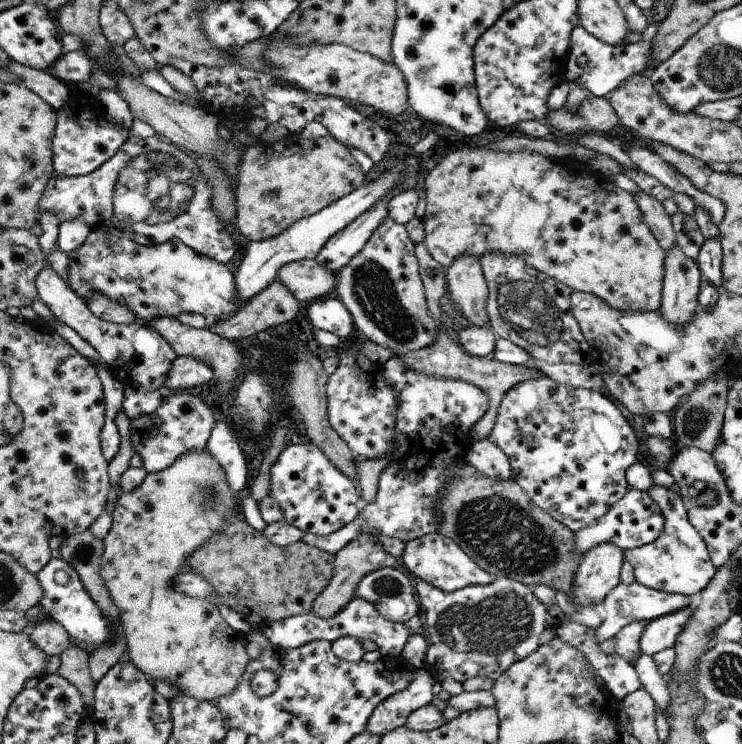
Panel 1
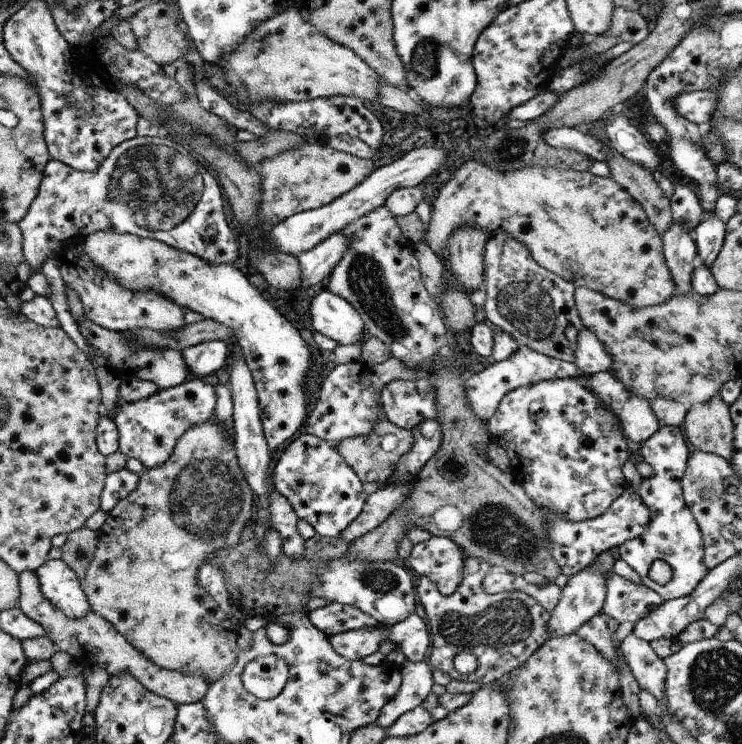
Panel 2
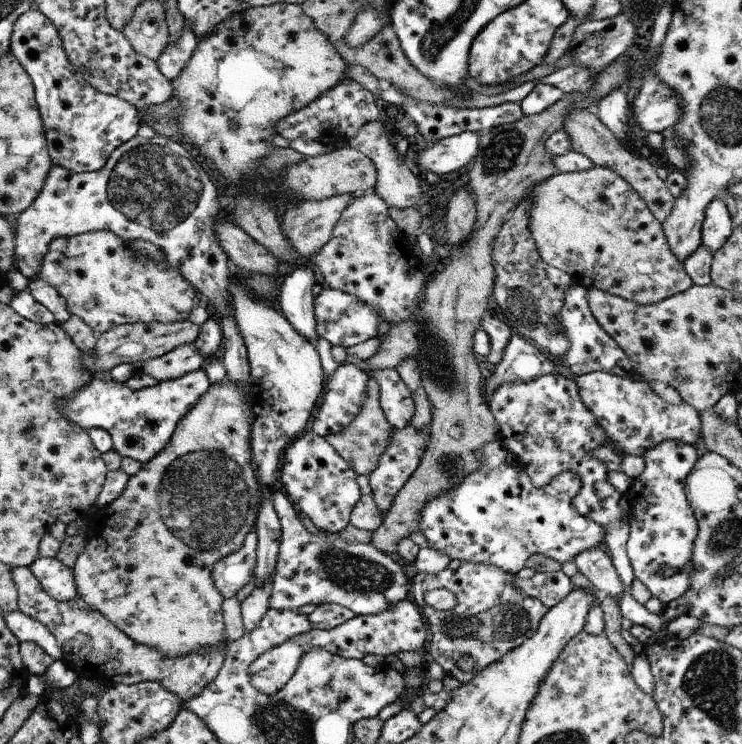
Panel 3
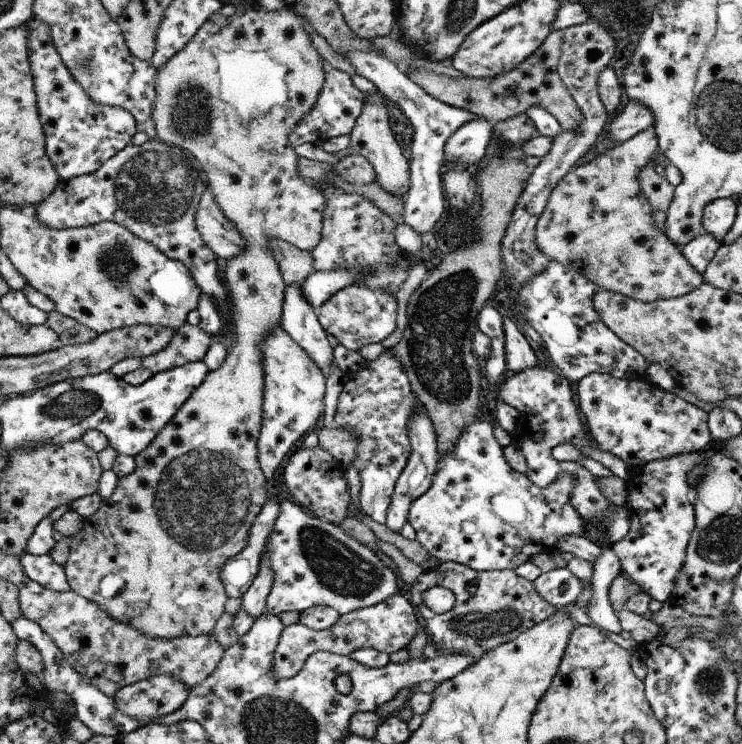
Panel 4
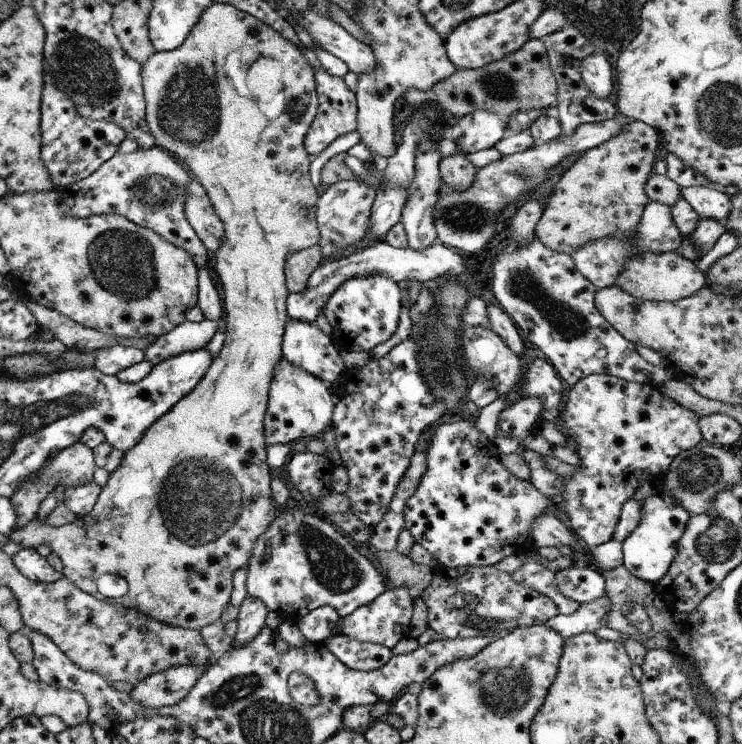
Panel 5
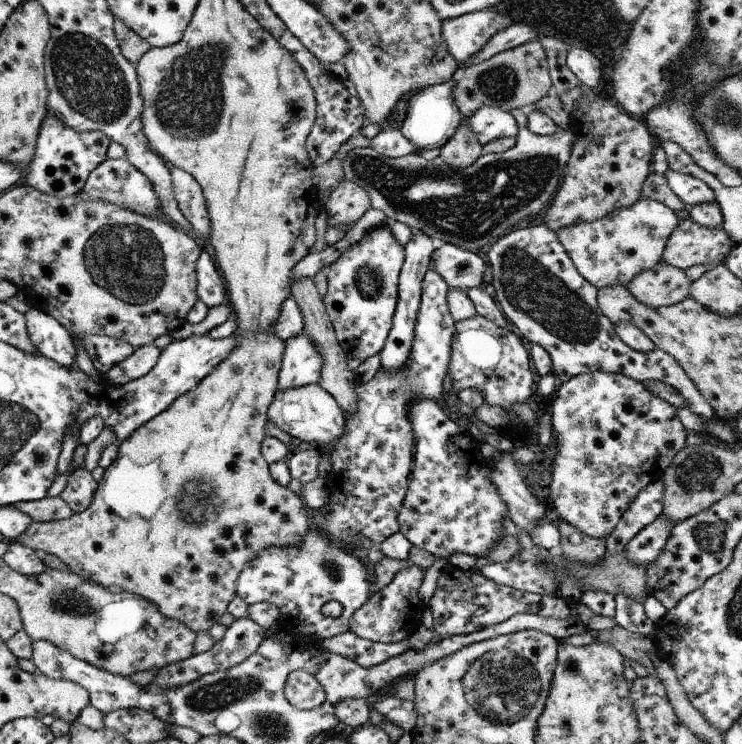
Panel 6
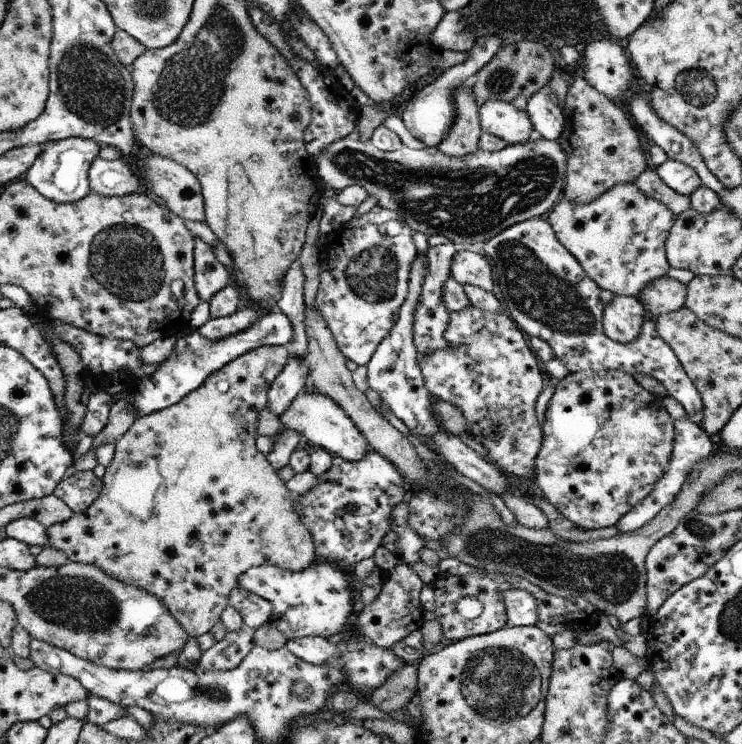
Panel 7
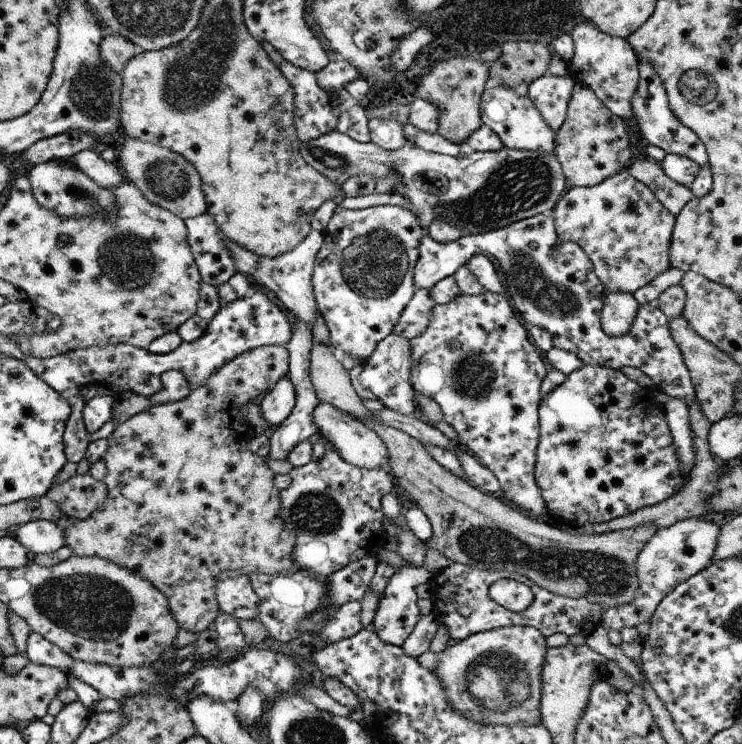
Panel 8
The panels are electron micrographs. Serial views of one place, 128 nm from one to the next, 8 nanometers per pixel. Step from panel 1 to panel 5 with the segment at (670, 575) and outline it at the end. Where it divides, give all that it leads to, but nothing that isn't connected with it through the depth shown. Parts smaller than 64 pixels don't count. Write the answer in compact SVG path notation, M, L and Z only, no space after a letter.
M664 475L648 476L646 482L636 488L632 498L642 502L640 522L622 542L622 565L632 576L636 576L638 580L650 582L650 584L660 582L672 566L672 562L678 554L678 540L682 538L686 524L691 517L688 510L682 506L682 502L674 500L666 492L664 479Z

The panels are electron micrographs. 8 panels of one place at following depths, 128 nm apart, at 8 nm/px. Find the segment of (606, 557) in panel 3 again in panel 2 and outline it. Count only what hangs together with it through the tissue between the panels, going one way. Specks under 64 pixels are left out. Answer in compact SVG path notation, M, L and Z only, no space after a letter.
M614 571L604 576L606 596L602 614L618 624L630 622L635 625L650 612L660 608L666 600L644 584L634 584Z

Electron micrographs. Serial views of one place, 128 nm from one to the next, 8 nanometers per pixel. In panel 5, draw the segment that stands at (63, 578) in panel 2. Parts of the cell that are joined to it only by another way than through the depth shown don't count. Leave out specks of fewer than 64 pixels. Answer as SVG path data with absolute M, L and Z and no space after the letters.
M36 549L20 550L13 554L12 560L20 574L32 581L51 583L63 577L63 574L52 567L47 558L42 557Z

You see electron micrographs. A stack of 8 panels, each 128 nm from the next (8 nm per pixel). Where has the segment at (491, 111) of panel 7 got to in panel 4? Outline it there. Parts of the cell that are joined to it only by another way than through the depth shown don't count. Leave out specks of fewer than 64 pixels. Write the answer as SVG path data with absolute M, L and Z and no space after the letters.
M482 117L466 122L445 145L445 167L461 159L468 163L482 160L493 138L494 123Z

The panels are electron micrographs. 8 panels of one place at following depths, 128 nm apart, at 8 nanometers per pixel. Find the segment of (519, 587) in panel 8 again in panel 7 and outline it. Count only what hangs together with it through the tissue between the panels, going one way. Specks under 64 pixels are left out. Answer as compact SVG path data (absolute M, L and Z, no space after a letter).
M525 590L504 592L506 604L506 627L534 626L537 621L536 601L533 594Z

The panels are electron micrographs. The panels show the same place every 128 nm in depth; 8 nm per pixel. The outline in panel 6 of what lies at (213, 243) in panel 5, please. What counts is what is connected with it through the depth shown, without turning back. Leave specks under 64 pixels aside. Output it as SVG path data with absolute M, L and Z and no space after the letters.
M169 167L174 198L184 218L192 224L196 234L208 241L212 232L210 214L206 206L204 193L196 179L185 170Z

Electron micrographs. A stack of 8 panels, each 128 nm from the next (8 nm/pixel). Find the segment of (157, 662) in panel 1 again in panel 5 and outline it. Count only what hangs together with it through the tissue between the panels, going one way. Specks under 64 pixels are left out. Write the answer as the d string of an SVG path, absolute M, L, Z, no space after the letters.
M214 3L208 6L202 12L198 24L192 28L192 32L178 48L152 54L142 65L141 76L145 96L146 122L148 122L148 128L154 136L155 146L170 152L178 162L188 166L188 170L206 189L216 214L220 216L220 220L224 224L224 242L213 254L212 263L213 273L222 292L224 310L227 316L224 344L218 356L213 358L211 367L208 368L208 372L196 385L196 388L188 396L184 396L180 402L177 402L162 418L156 420L144 432L142 440L134 448L126 450L120 466L112 474L109 474L108 482L103 487L103 491L100 492L98 502L88 516L77 517L72 524L66 524L60 528L38 522L38 518L36 518L30 524L26 524L24 528L12 531L9 540L24 546L24 549L36 549L40 544L50 546L52 552L62 561L63 570L61 573L63 577L68 578L82 592L93 594L95 597L99 596L96 580L102 574L115 573L126 580L128 592L114 602L122 604L126 608L135 608L144 616L148 616L160 624L200 631L204 626L214 624L216 620L220 619L231 599L234 572L240 570L242 566L248 565L248 559L252 554L256 539L268 530L268 526L274 522L276 516L282 514L282 511L278 510L278 506L272 500L271 478L274 475L265 454L264 417L269 399L269 383L274 378L274 368L282 356L282 336L289 320L287 298L290 292L286 284L286 256L292 252L318 245L321 237L317 224L317 200L320 194L318 194L319 189L316 189L312 184L308 172L313 157L304 148L304 138L306 138L310 124L314 122L319 98L314 68L308 64L302 48L298 48L290 40L286 40L282 34L278 34L278 30L264 24L255 16L224 3Z

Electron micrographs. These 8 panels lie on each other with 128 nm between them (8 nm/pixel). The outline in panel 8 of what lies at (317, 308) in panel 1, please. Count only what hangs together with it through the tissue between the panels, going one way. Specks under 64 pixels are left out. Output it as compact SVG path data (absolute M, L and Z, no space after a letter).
M338 204L324 233L324 245L316 254L311 276L316 308L328 327L330 344L338 354L348 353L358 361L367 361L376 345L393 332L416 290L413 277L422 236L424 230L418 218L404 207L379 205L347 210Z

